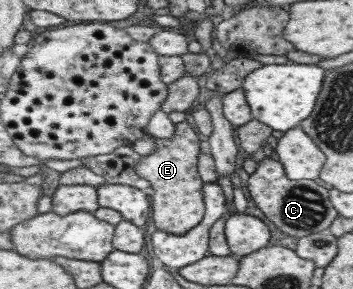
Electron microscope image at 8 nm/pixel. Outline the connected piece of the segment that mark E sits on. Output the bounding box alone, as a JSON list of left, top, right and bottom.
[134,122,204,236]

